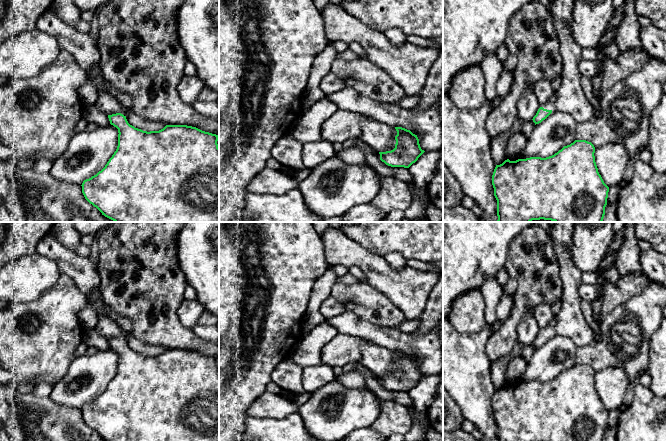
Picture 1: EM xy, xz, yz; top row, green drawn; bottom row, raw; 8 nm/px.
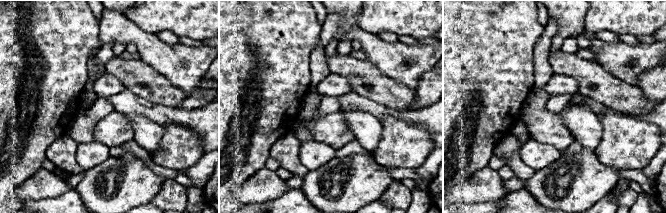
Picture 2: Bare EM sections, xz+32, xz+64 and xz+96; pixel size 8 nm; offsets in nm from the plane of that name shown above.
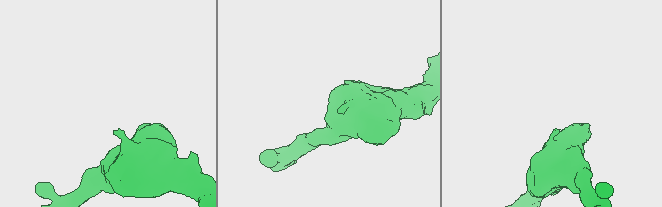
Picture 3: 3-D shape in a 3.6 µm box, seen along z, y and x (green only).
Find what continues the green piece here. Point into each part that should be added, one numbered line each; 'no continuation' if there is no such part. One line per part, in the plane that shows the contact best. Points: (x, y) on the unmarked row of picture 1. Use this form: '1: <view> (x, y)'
1: yz (550, 328)

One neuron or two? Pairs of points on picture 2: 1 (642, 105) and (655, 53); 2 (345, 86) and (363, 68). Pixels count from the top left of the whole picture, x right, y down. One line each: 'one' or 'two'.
1: two
2: two

